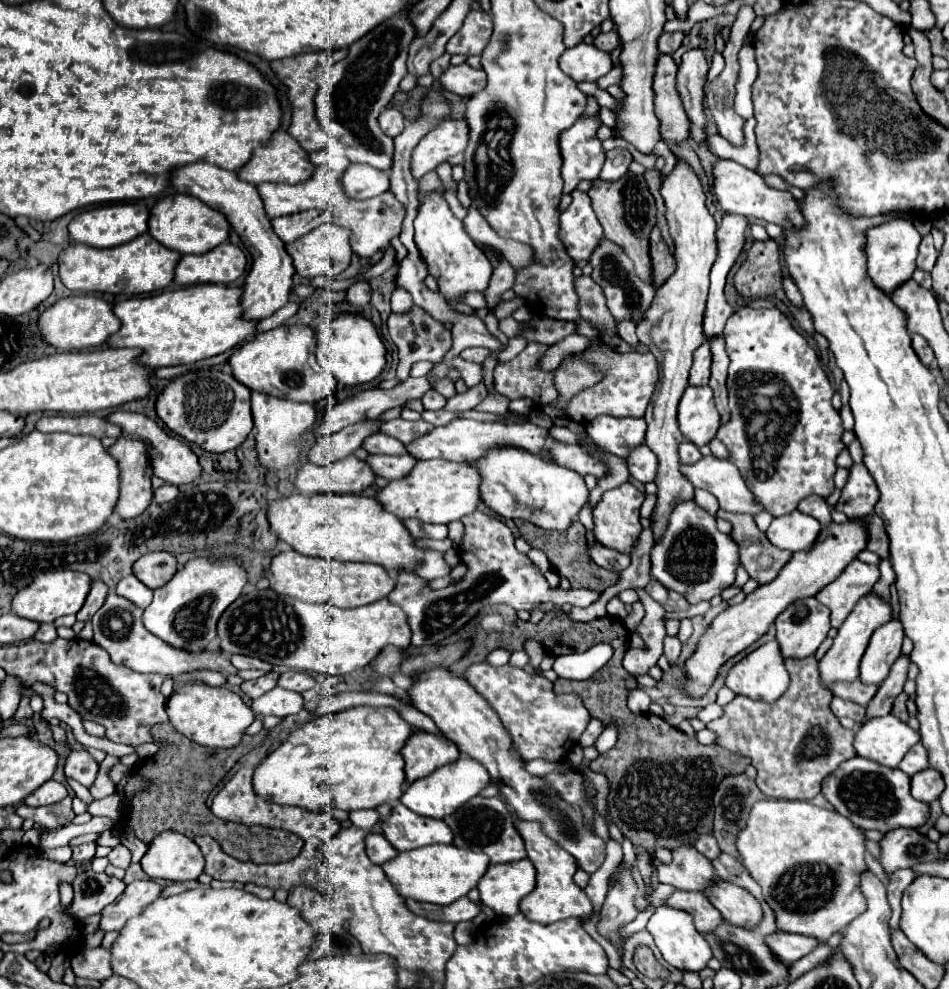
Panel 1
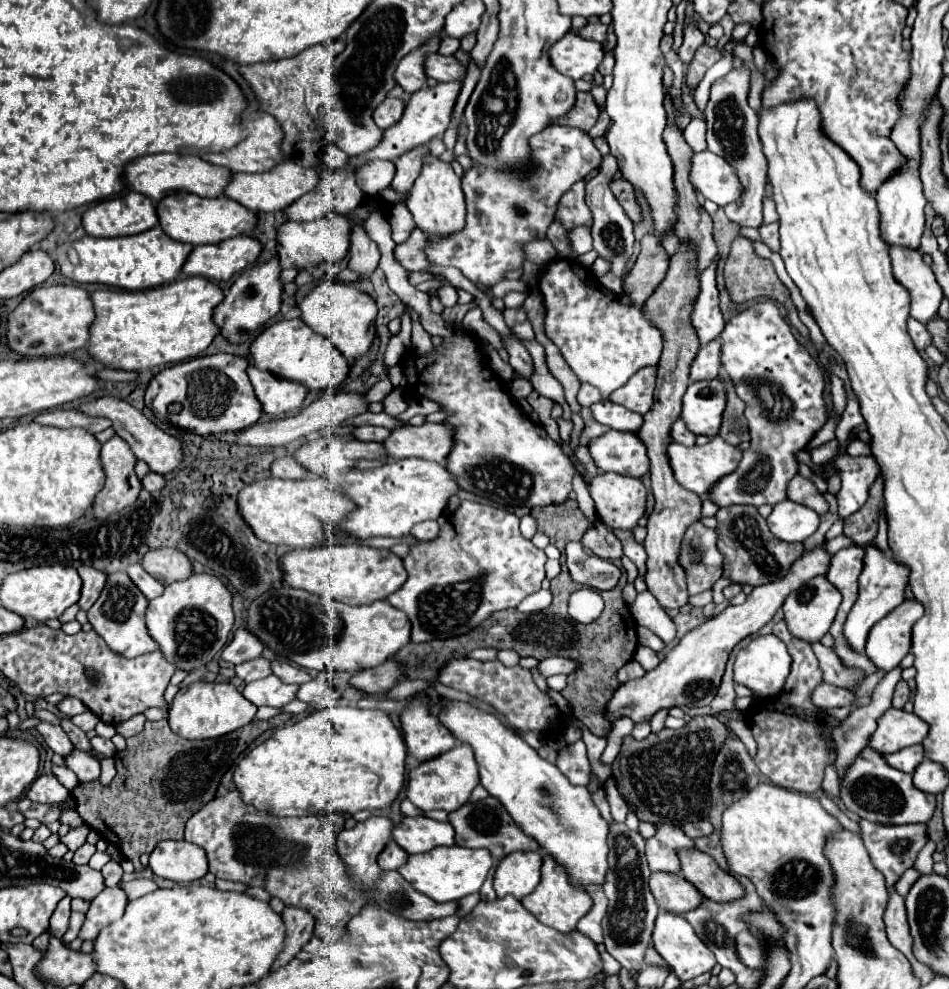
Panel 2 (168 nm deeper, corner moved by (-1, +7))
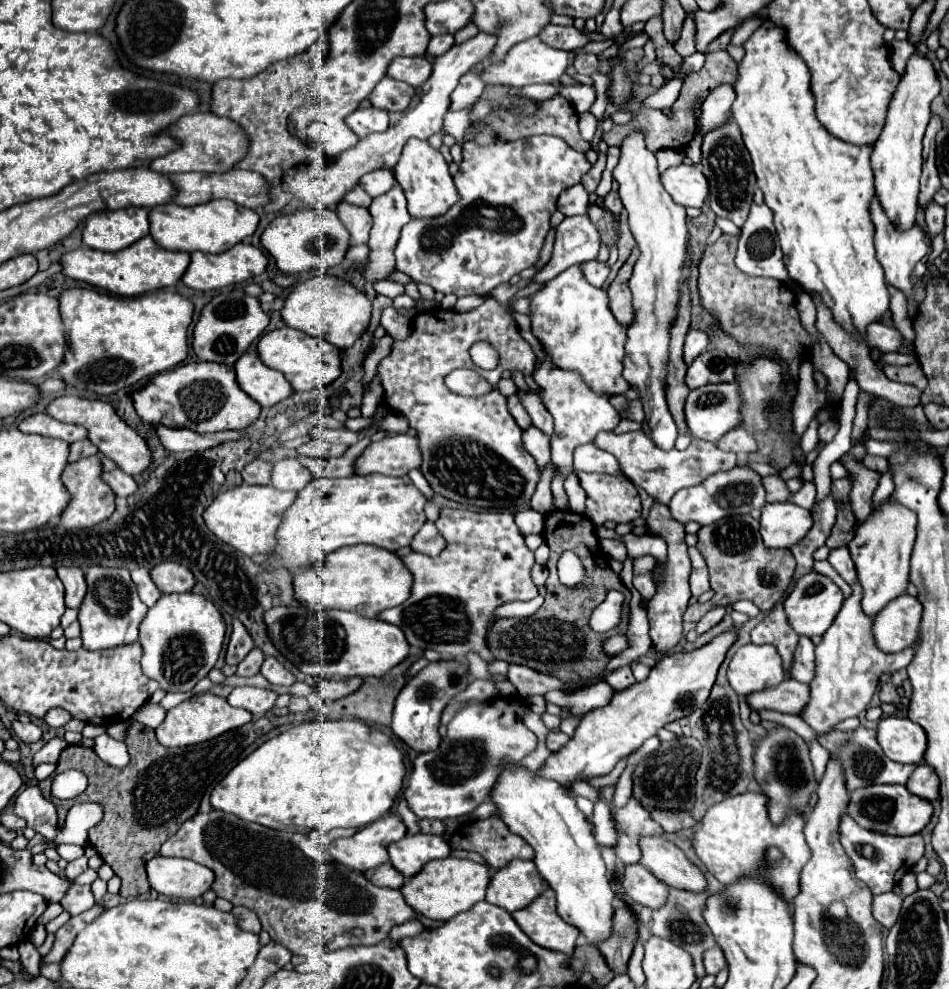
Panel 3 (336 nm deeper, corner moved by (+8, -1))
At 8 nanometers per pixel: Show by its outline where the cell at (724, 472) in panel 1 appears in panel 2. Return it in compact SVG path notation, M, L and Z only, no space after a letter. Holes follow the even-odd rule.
M711 437L711 441L703 447L699 447L699 445L685 447L679 443L671 443L667 449L667 455L669 455L673 475L679 481L679 485L697 493L699 497L709 497L709 489L713 489L713 485L717 485L717 481L721 481L721 477L733 473L733 469L741 461L741 451L737 447L725 443L721 437Z

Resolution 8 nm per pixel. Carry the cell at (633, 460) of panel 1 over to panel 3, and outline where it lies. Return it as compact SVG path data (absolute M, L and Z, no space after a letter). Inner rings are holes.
M592 443L578 445L574 449L574 467L576 471L588 471L588 473L620 473L618 461L612 453L598 449Z

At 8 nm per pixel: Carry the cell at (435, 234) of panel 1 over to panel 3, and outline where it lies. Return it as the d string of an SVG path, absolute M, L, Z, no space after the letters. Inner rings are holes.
M416 137L408 139L408 143L404 145L404 151L402 151L402 157L400 157L398 165L394 167L394 175L396 175L396 181L400 183L400 187L404 189L404 195L408 201L408 211L412 217L444 215L450 209L450 205L454 205L458 201L458 193L456 193L454 181L450 177L448 163L444 161L442 153L438 149L434 149L428 141L420 141Z

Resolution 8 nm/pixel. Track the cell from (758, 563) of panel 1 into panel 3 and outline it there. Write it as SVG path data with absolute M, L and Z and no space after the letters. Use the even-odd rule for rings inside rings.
M732 515L712 525L700 527L696 549L700 549L710 569L710 585L714 597L702 605L688 605L684 613L684 621L688 623L698 623L710 609L730 607L740 599L748 599L760 611L768 613L776 601L780 601L796 569L796 561L790 549L768 549L764 545L758 531L758 521L750 515Z

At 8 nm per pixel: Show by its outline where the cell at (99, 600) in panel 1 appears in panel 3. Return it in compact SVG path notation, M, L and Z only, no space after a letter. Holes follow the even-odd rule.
M58 567L58 579L64 583L66 591L66 607L78 609L86 595L86 581L80 567Z

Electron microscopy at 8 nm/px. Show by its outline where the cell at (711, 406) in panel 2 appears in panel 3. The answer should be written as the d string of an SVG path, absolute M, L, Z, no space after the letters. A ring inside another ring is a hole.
M716 383L704 385L700 389L692 389L686 399L686 423L690 433L696 439L704 441L718 441L724 433L742 427L742 413L740 413L740 387L738 383Z

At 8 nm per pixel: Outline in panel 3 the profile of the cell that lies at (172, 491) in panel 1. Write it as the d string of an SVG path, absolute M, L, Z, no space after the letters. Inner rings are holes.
M114 469L114 471L110 471L110 473L104 473L102 475L102 479L114 489L114 493L118 495L118 497L128 497L128 495L132 495L134 491L136 491L136 481L134 481L134 477L132 475L126 475L124 471L120 471L120 469Z

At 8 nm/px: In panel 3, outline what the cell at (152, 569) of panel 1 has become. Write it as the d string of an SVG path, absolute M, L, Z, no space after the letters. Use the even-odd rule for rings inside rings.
M164 561L156 565L152 571L152 581L162 593L184 593L192 591L196 579L190 569L184 569L184 565L176 565L172 561Z

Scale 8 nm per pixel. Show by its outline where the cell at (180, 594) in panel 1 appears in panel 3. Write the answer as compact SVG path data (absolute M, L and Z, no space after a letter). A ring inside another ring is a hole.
M194 593L162 595L140 623L140 645L144 651L142 669L150 679L158 681L162 691L188 693L216 665L224 633L226 625L222 615L206 597Z

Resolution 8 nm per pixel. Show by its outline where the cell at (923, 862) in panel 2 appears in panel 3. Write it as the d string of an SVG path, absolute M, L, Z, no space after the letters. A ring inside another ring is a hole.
M908 871L904 877L902 877L902 881L900 881L900 889L902 889L902 895L906 897L906 895L910 895L910 893L914 893L918 887L916 887L916 879L914 879L914 873L912 871Z

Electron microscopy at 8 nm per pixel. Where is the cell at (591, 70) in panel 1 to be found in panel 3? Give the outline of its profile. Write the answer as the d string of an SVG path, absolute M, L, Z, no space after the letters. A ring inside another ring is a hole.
M538 37L526 39L516 43L500 63L488 65L480 71L480 79L484 81L484 85L504 85L504 87L524 87L524 85L532 85L532 83L552 83L558 81L568 65L574 63L574 53L570 51L560 51L560 49L552 49L550 45L544 45Z

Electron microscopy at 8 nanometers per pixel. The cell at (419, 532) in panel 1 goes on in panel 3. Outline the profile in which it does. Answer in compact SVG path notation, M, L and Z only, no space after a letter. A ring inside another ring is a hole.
M428 521L428 523L416 533L416 537L412 539L410 547L412 547L414 551L418 551L418 553L424 553L424 555L436 555L436 553L440 553L440 551L446 547L446 541L444 541L444 537L440 535L440 531L436 529L436 525Z

